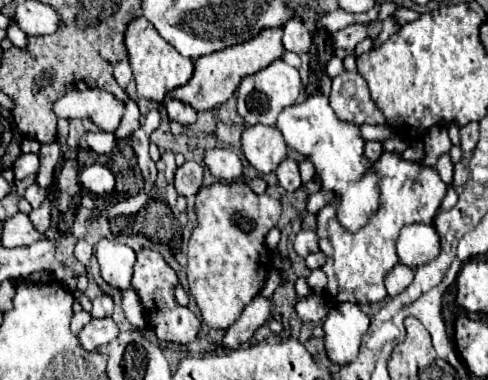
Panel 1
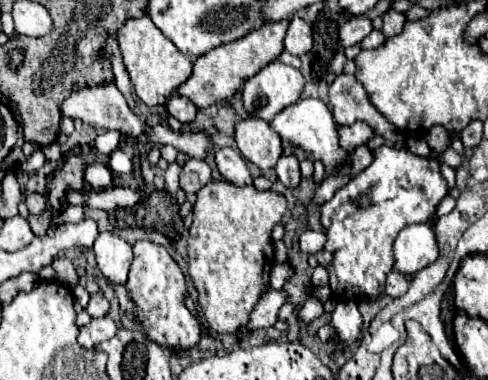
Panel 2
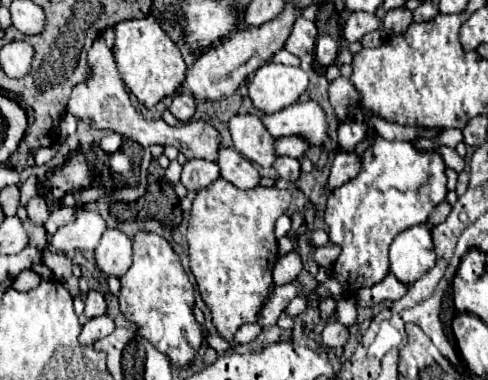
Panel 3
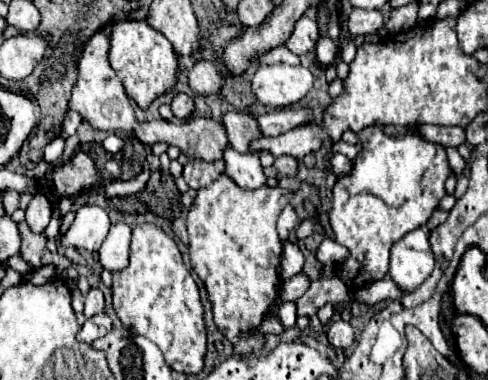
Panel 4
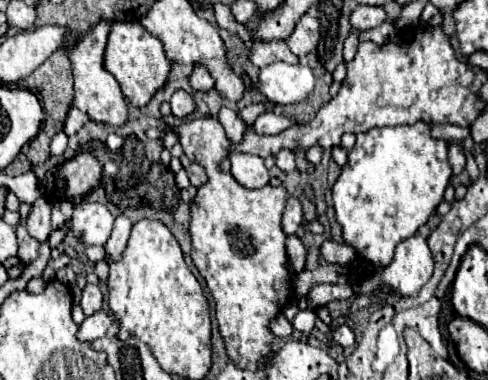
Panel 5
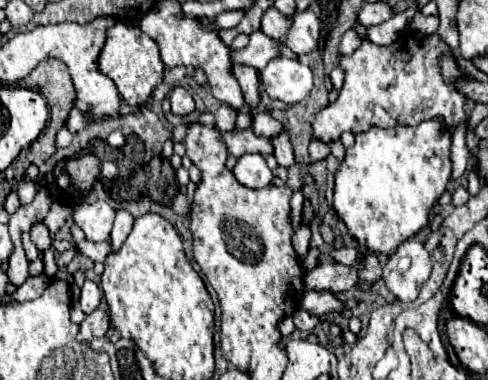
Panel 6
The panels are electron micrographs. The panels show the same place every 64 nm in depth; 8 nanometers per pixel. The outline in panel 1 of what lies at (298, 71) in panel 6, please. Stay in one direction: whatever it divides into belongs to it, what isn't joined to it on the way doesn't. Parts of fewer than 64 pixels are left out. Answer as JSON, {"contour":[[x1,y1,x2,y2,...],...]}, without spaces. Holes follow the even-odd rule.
{"contour":[[274,60,270,66,258,70,256,74,244,76,238,88,238,96,236,96,236,108,240,118,246,122,246,126,252,124,264,124,264,126,274,126,278,114,296,104,300,92,303,92,304,86,300,82,300,74,296,68,288,66,284,60]]}

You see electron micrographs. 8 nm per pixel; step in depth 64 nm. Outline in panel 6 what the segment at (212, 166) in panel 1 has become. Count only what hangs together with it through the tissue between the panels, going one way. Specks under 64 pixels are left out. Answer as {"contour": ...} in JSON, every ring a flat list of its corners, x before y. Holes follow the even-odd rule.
{"contour":[[244,154,238,158,236,166,234,166,234,176,240,184,248,186,248,188,264,188,272,182,272,172,266,166,264,156,260,154]]}

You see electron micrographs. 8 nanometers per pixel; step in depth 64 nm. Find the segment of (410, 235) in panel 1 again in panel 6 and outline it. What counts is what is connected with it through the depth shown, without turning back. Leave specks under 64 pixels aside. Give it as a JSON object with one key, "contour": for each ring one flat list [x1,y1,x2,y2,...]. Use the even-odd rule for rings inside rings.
{"contour":[[416,236,402,242,394,256,390,256,384,264,382,280,386,282,388,290,396,294,402,302,416,300,422,284,428,280,432,272,432,260,424,242]]}

